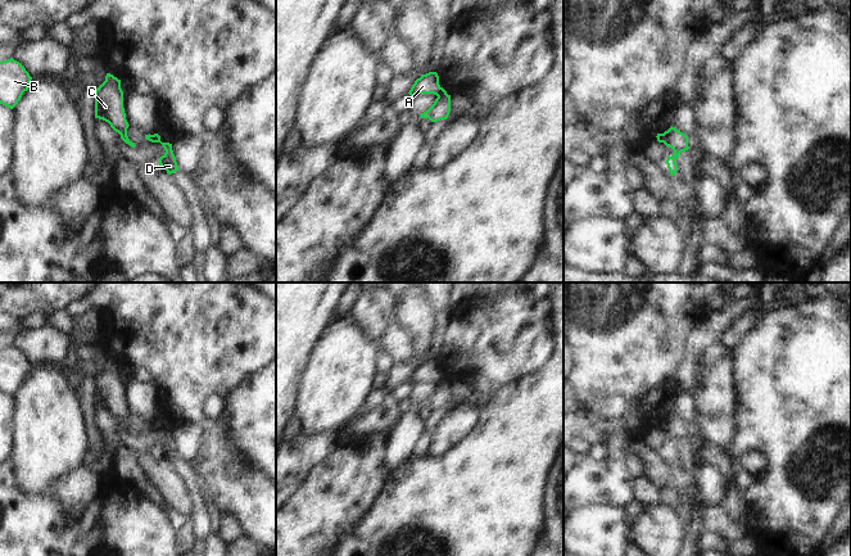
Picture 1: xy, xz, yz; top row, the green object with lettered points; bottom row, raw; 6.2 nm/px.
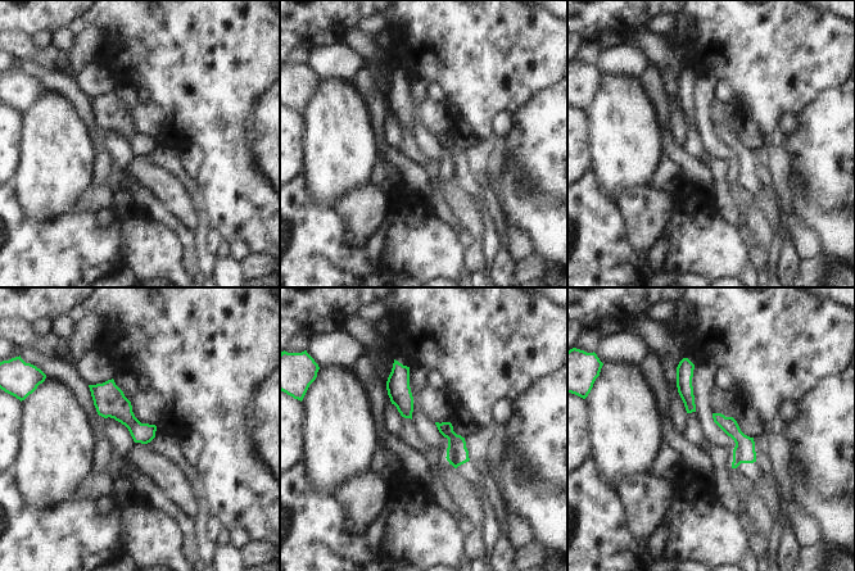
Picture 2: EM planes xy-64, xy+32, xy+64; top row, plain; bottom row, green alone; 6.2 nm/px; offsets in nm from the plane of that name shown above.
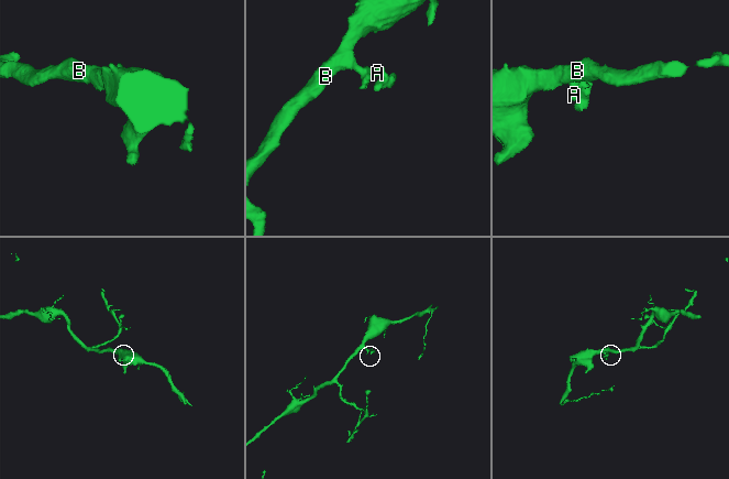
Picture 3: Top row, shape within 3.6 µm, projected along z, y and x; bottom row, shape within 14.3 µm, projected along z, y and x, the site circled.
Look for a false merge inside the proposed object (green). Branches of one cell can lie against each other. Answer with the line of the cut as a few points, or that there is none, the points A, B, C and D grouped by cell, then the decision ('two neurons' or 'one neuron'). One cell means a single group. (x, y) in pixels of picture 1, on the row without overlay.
xz (446, 380), (438, 384) | A B C / D | two neurons

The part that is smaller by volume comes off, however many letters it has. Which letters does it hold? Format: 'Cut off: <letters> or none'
Cut off: D

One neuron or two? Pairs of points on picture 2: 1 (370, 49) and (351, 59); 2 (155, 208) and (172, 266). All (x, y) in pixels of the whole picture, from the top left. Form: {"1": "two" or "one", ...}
{"1": "two", "2": "two"}

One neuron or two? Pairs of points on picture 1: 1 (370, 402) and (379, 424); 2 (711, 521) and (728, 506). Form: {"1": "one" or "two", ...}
{"1": "two", "2": "two"}

